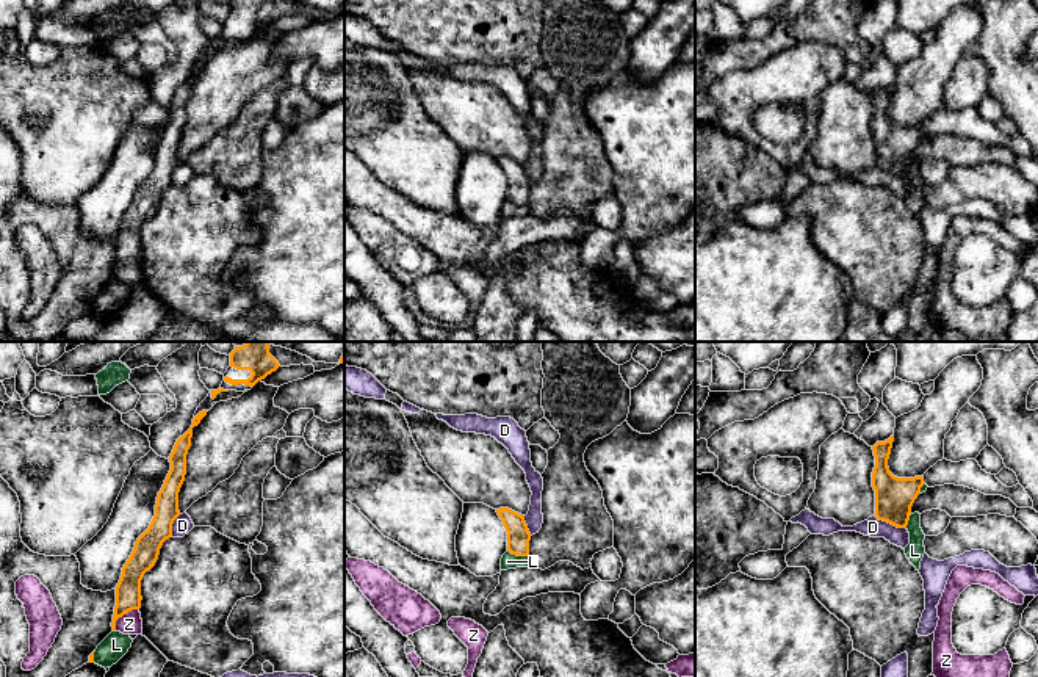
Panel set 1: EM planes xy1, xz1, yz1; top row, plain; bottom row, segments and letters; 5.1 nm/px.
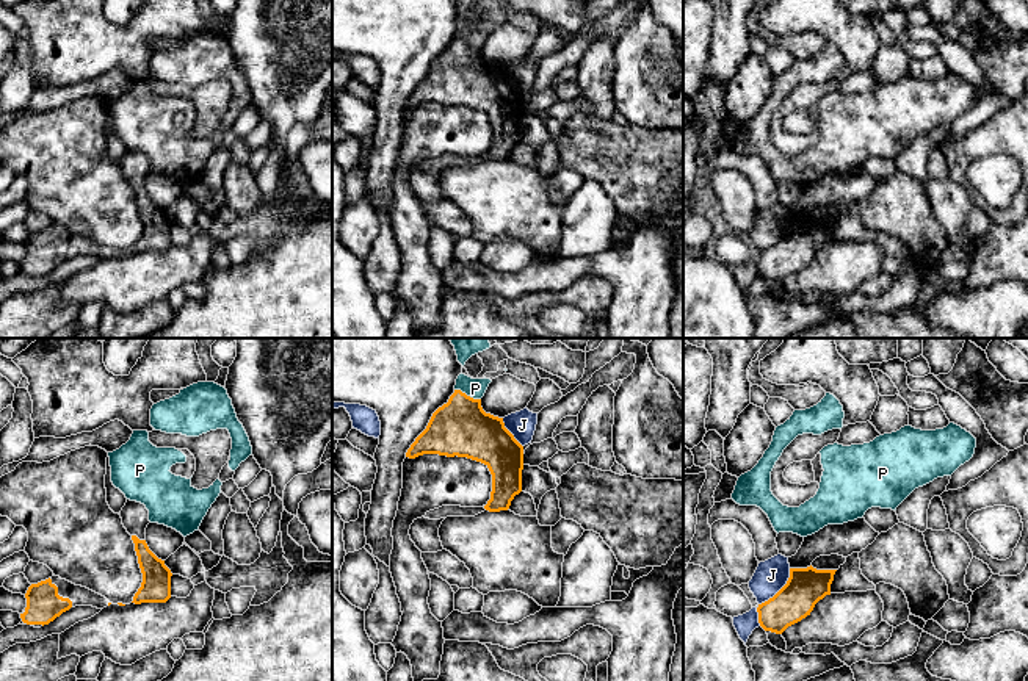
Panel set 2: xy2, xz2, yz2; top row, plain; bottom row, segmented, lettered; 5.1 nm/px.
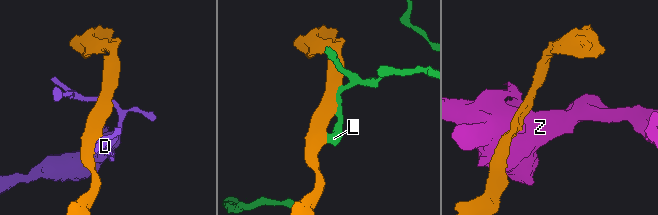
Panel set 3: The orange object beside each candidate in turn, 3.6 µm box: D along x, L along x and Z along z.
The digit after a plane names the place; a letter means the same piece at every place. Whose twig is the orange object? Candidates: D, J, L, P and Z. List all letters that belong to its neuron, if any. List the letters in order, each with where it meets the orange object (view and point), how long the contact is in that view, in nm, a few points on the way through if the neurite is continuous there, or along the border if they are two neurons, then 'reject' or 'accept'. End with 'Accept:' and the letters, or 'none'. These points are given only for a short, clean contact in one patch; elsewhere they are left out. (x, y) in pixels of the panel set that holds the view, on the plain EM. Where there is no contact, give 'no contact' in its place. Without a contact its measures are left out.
D: yz1 (890, 171) | 180 nm | along yz1 (874, 163), (879, 168), (905, 177) | reject
J: yz2 (781, 238) | 260 nm | reject
L: xz1 (517, 204) | 110 nm | reject
P: xz2 (466, 44) | 150 nm | along xz2 (455, 38), (480, 49) | reject
Z: xy1 (122, 264) | 170 nm | along xy1 (138, 257), (124, 262), (116, 270), (115, 278) | reject
Accept: none

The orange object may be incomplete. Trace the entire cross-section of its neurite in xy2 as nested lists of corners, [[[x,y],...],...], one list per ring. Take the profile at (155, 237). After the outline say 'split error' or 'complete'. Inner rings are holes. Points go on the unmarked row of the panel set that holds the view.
[[[127,149],[121,160],[122,174],[132,185],[138,213],[143,222],[143,232],[133,246],[135,254],[141,252],[166,252],[171,247],[171,219],[165,210],[158,208],[146,193],[146,177],[149,160],[144,153]]] | split error

